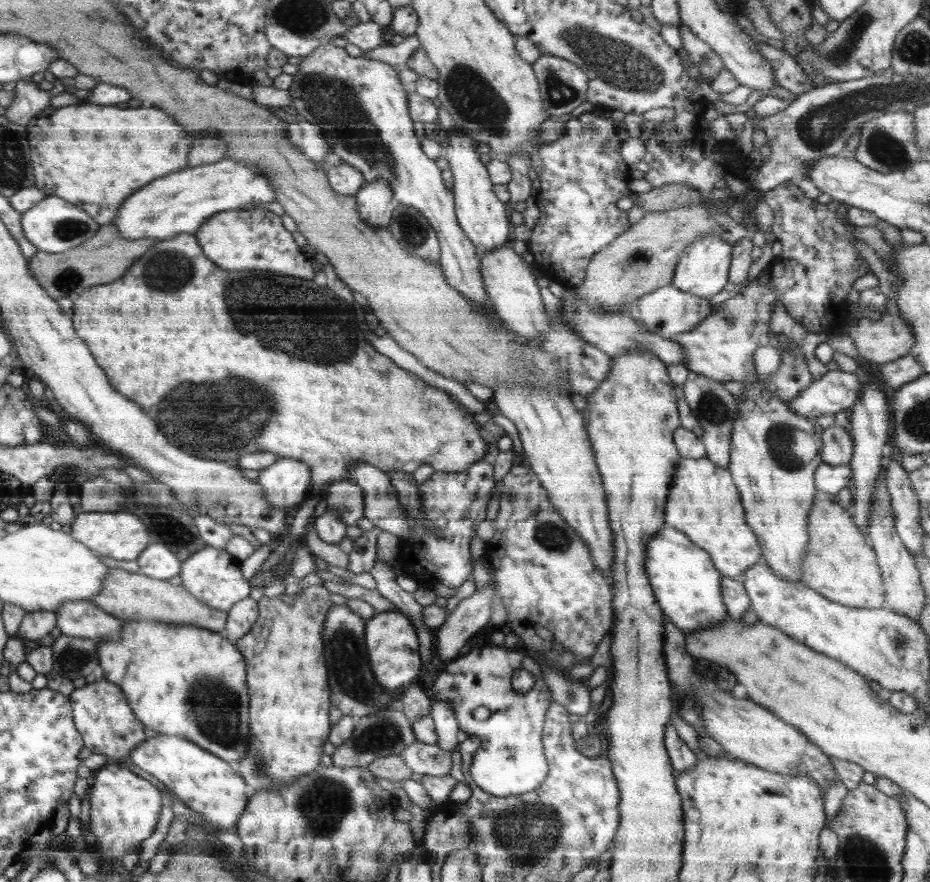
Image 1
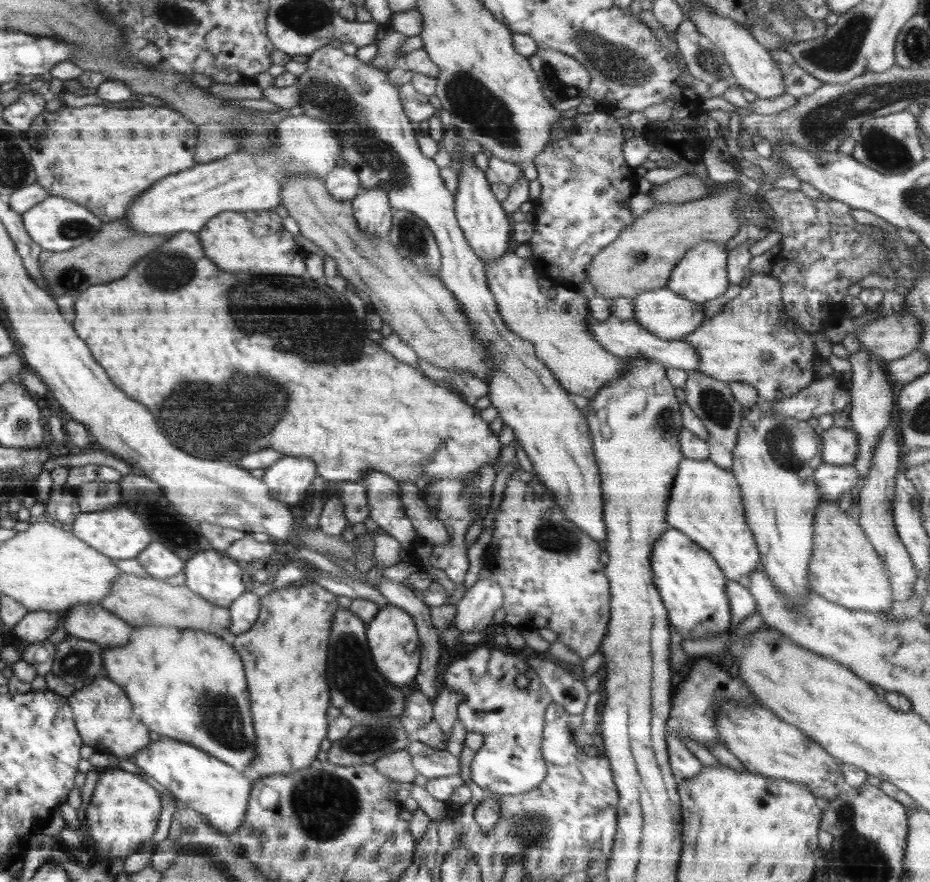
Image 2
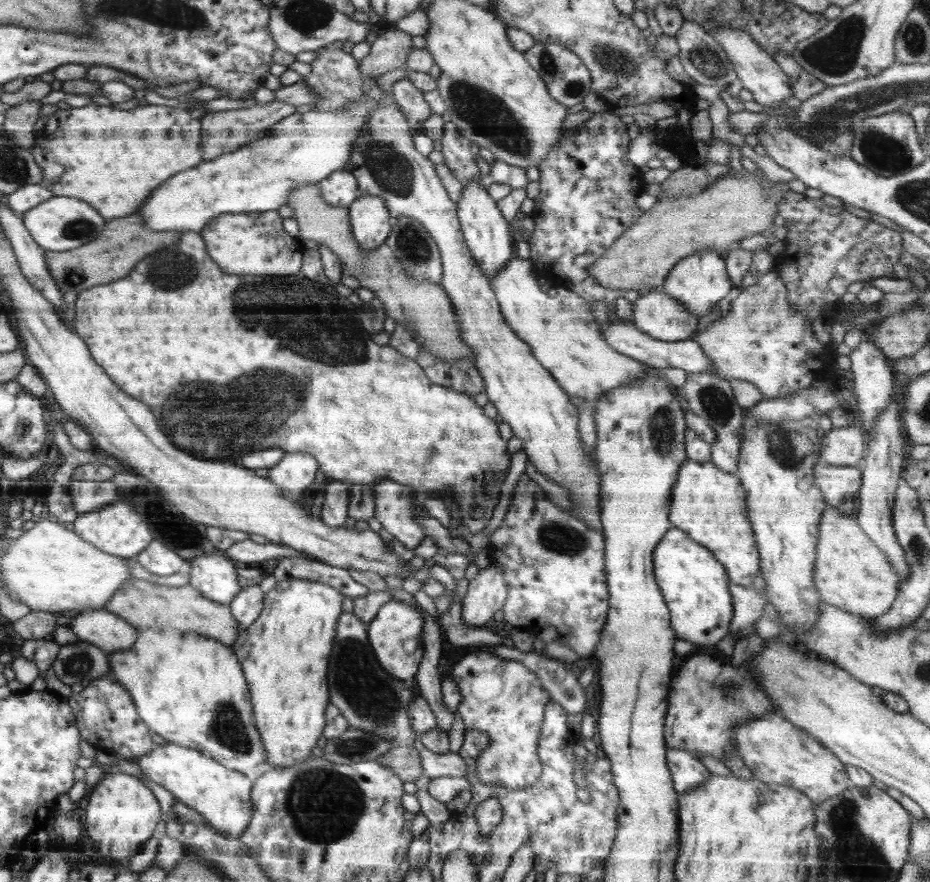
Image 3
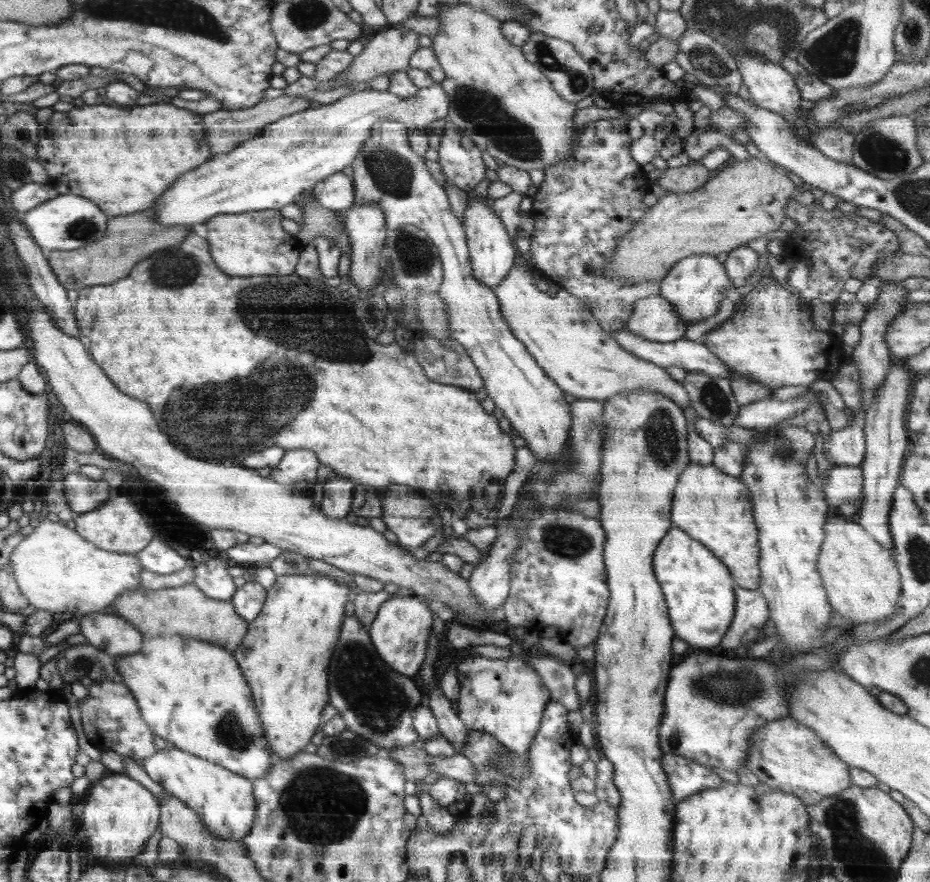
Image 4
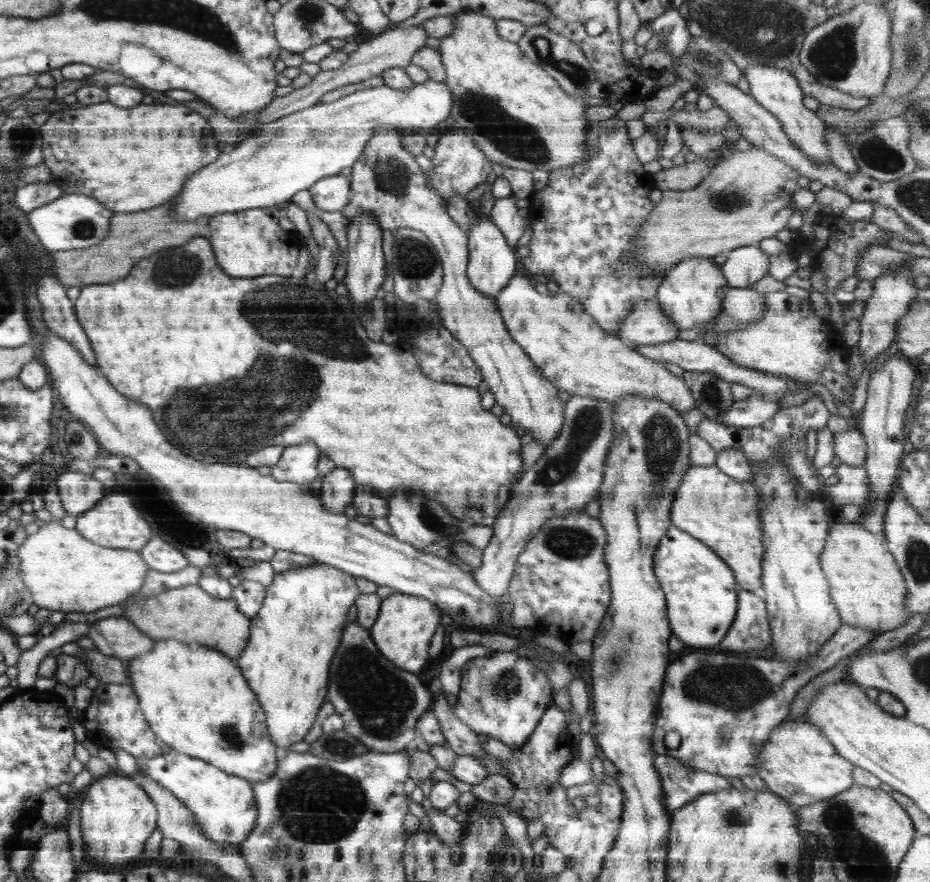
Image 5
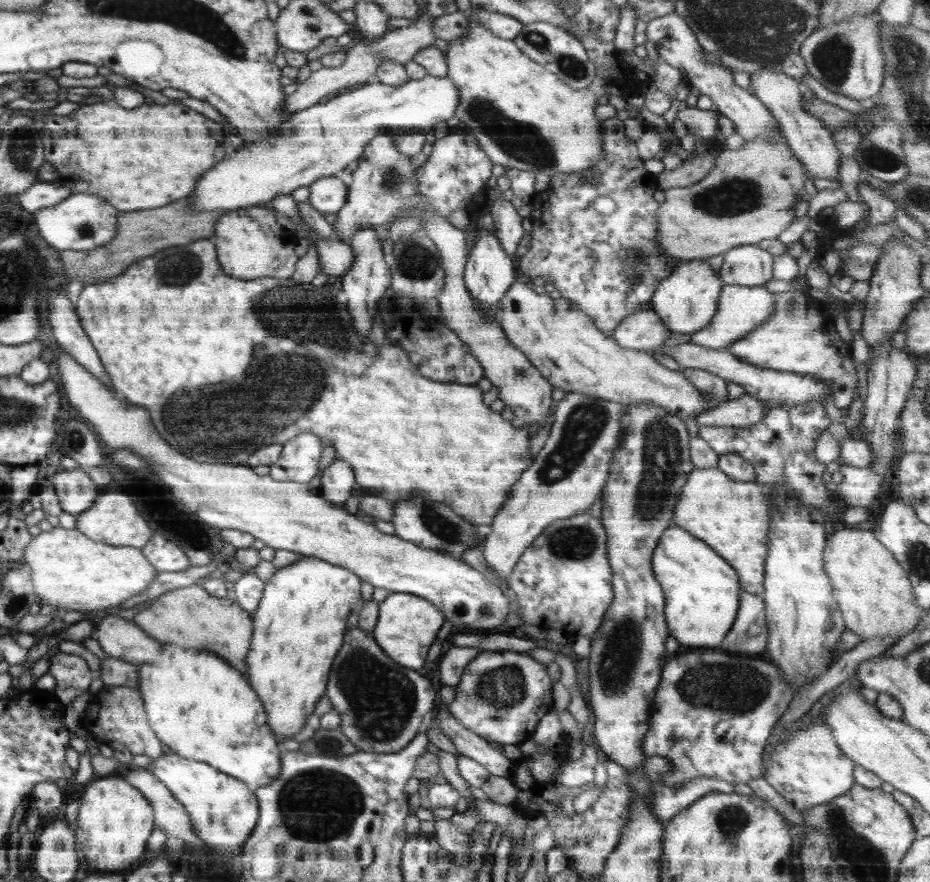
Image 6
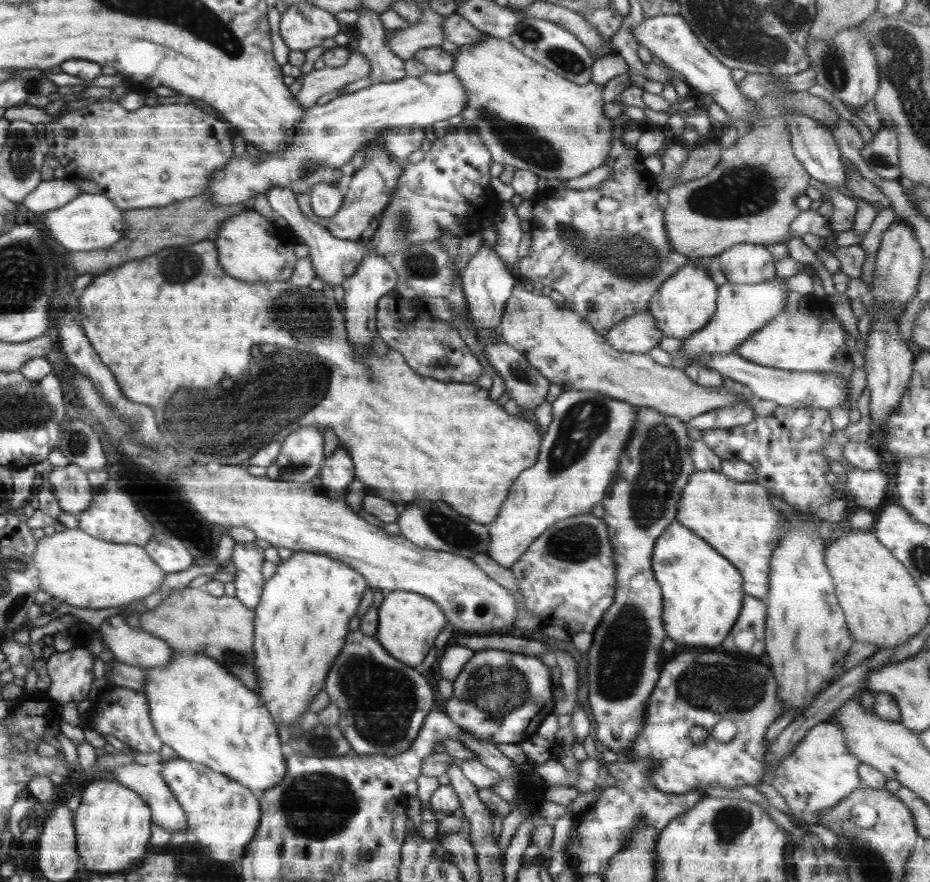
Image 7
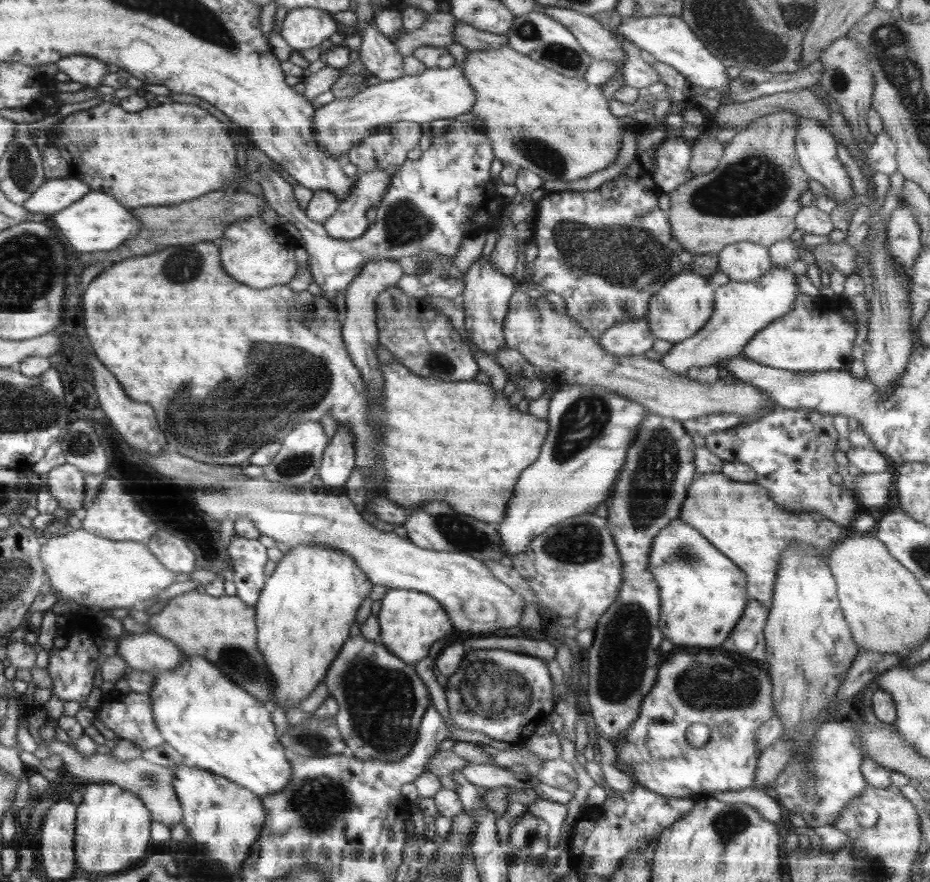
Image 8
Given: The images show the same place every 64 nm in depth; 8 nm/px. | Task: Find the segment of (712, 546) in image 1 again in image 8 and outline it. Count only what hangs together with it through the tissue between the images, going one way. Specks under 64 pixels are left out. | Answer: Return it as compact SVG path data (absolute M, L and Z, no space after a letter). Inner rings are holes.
M724 473L696 474L692 483L688 485L688 495L682 503L679 519L688 523L692 528L704 536L712 545L725 556L728 556L740 570L746 574L746 592L750 599L756 599L762 604L770 606L772 602L772 591L776 581L776 571L780 565L780 557L788 545L814 545L814 549L820 553L820 557L829 555L835 544L843 540L842 536L851 534L853 529L849 526L838 525L817 512L804 511L792 513L779 508L772 500L768 490L757 482L740 482L729 479Z

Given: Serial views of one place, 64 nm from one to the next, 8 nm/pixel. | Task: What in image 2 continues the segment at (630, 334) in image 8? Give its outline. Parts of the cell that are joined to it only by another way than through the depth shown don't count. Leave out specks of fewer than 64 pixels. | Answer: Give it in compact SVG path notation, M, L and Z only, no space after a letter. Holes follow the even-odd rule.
M666 287L640 294L633 300L633 321L640 324L648 333L667 341L682 340L691 334L705 321L705 306L697 305L692 300L687 300Z

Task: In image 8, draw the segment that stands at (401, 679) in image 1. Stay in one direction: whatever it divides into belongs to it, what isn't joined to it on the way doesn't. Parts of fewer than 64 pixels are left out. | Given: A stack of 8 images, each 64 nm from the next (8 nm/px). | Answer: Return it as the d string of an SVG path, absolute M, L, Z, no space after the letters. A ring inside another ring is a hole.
M388 589L381 599L377 617L382 644L385 648L400 660L413 665L427 657L434 642L446 638L454 630L452 620L440 602L417 590Z

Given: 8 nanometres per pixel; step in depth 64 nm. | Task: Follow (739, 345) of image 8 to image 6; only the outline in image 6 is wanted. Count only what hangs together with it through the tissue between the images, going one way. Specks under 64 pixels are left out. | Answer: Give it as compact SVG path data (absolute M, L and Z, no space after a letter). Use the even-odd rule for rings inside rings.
M723 286L715 316L707 327L692 334L690 341L714 350L730 350L730 343L738 341L748 332L761 326L774 313L774 296L775 294L768 292L762 286Z

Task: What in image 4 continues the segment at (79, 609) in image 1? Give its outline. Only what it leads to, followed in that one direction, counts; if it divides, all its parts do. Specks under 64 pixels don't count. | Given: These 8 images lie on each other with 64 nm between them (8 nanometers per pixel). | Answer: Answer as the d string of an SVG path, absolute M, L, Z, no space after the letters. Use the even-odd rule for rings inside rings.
M102 610L77 619L80 634L87 642L114 658L138 653L144 643L144 634L120 615L107 614Z

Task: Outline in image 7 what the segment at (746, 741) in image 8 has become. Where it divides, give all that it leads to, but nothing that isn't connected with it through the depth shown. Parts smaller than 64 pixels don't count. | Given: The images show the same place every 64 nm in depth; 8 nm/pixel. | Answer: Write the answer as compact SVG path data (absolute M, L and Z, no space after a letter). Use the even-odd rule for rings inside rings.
M694 652L680 653L679 655L674 655L674 660L669 657L667 662L664 663L661 668L660 678L658 678L658 682L648 698L648 706L644 712L644 726L642 726L638 738L636 738L634 745L632 746L631 754L633 755L633 758L630 758L630 760L652 759L659 762L657 768L649 775L649 780L651 780L651 784L656 787L656 789L660 790L662 793L668 793L669 795L686 793L686 791L694 789L694 787L702 787L702 789L705 790L705 788L710 786L728 789L736 789L744 785L755 786L759 781L763 780L766 775L764 758L768 748L766 739L768 726L770 726L776 718L782 716L783 713L784 705L782 705L782 699L778 698L778 691L776 691L772 668L768 668L768 666L764 666L764 664L758 664L758 662L744 662L744 660L732 660L732 664L728 666L728 664L726 664L726 654L724 653L712 654L712 652L704 652L704 654L700 654L698 658L694 658ZM728 719L735 722L739 727L738 732L730 742L718 742L718 740L712 737L713 726L716 726L720 720ZM694 726L702 726L702 728L706 728L706 734L708 734L700 746L691 742L691 738L689 737L690 730L692 730Z

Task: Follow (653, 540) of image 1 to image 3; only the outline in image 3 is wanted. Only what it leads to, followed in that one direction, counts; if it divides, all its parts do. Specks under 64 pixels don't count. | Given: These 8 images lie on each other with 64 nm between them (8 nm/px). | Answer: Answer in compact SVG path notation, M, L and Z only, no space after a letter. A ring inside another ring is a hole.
M672 526L658 542L653 553L654 578L670 613L675 638L697 645L716 645L729 634L734 608L724 566L708 548L691 540Z

